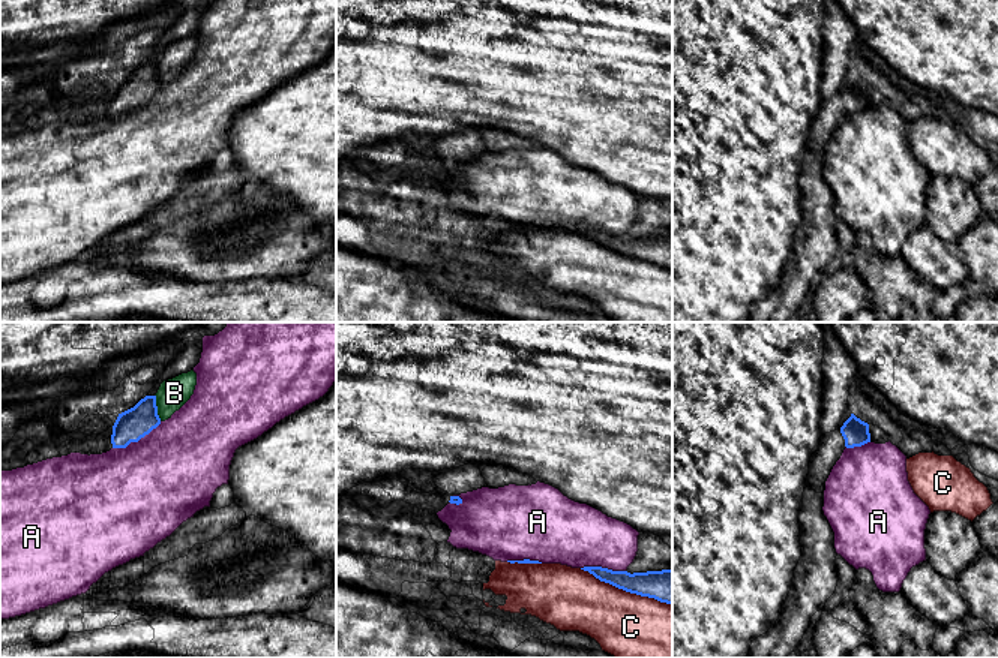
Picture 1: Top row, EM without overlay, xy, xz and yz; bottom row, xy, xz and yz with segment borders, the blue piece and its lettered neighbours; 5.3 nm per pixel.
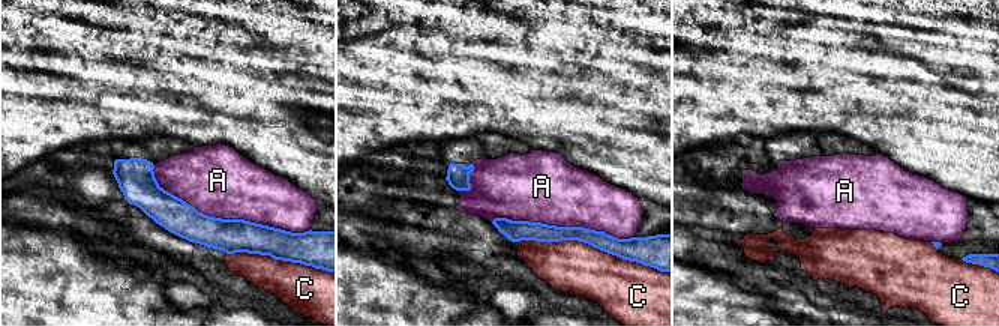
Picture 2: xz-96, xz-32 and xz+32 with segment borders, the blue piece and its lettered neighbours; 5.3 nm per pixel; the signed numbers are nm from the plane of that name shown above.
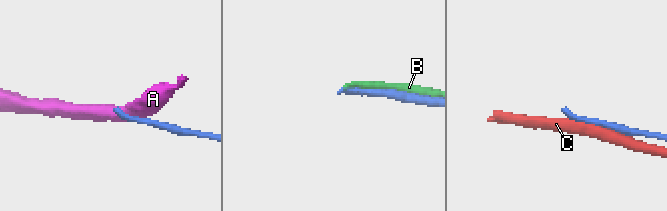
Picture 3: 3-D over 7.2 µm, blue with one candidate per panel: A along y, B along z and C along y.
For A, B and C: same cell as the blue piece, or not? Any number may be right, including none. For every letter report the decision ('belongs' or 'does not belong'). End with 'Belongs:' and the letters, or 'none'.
A: does not belong
B: does not belong
C: does not belong
Belongs: none

